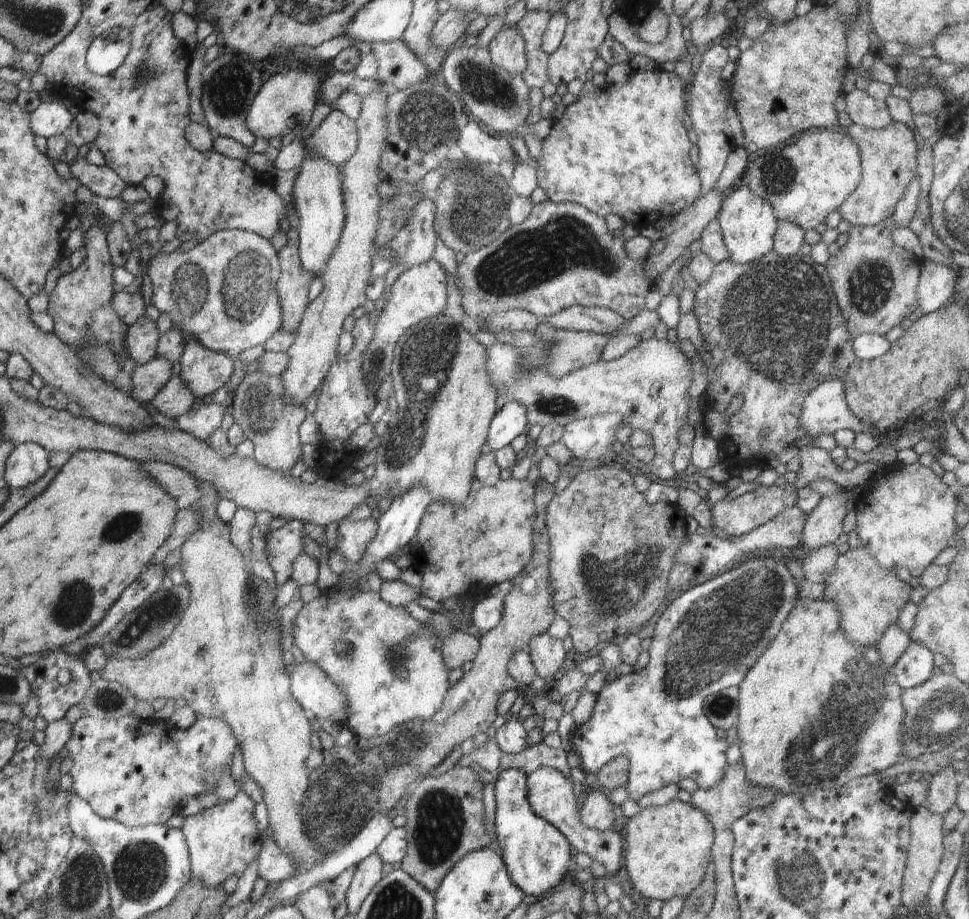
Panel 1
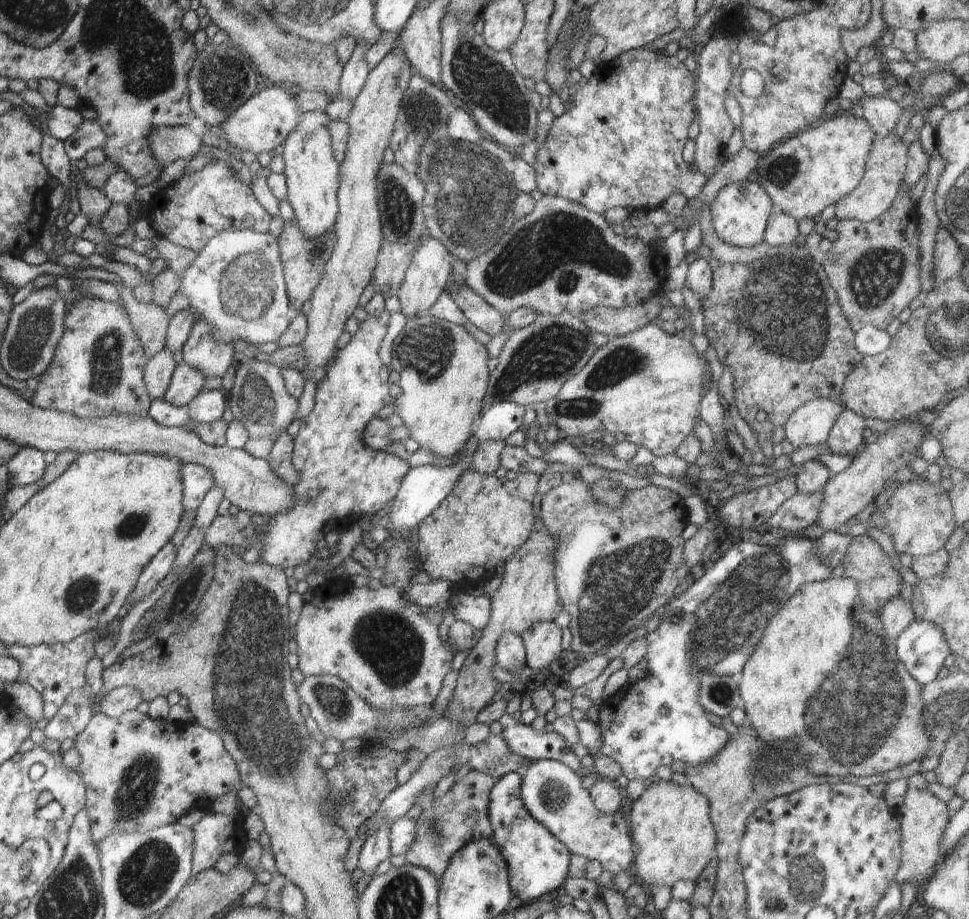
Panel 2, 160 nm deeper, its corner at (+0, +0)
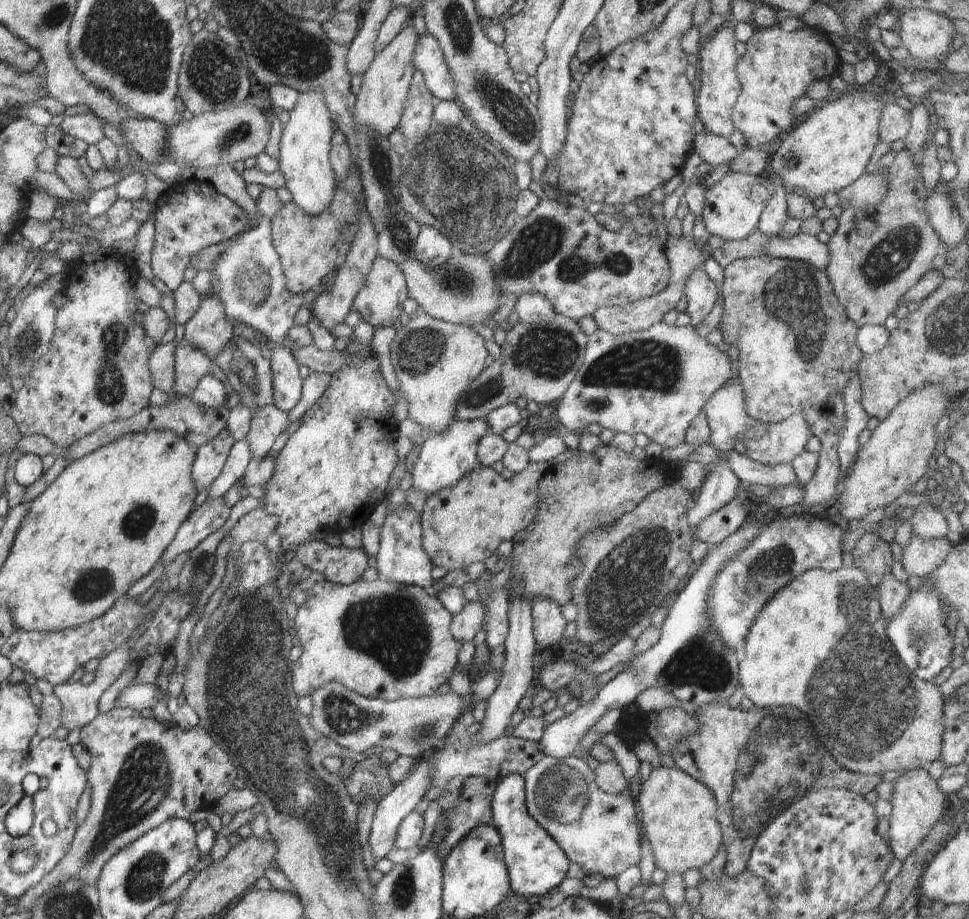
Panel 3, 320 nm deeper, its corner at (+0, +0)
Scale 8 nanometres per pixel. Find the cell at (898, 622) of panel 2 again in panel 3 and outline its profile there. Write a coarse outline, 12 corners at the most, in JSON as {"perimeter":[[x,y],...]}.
{"perimeter":[[894,574],[876,589],[885,620],[902,612],[910,589]]}

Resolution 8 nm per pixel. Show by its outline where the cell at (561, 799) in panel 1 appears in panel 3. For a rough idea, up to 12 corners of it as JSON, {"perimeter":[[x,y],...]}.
{"perimeter":[[585,757],[524,774],[531,818],[586,873],[641,861],[638,807]]}

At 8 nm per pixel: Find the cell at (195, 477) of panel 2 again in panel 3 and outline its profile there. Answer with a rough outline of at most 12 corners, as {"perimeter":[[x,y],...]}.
{"perimeter":[[225,429],[196,448],[198,493],[218,479],[235,441]]}

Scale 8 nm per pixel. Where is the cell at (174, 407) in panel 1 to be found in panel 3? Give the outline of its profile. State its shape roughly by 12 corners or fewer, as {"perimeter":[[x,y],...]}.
{"perimeter":[[183,339],[175,347],[171,394],[190,397],[211,371],[208,356]]}

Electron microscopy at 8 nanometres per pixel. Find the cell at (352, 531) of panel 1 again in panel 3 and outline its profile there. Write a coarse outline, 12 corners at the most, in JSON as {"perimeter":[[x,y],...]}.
{"perimeter":[[396,505],[380,531],[378,578],[427,590],[421,518]]}

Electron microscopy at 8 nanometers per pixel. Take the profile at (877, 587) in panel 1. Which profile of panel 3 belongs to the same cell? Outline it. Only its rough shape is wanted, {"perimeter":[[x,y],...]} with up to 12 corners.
{"perimeter":[[865,533],[852,552],[853,567],[875,589],[892,574],[889,538]]}

